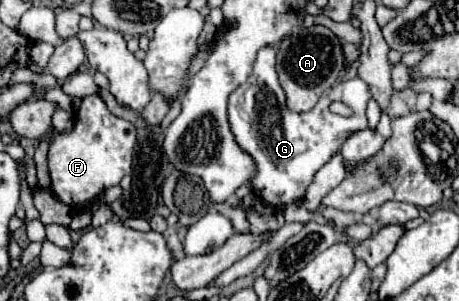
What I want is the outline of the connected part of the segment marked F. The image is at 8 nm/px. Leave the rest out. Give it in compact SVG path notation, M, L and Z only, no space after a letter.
M100 95L84 97L74 117L72 133L60 133L50 143L48 169L52 193L74 211L80 211L90 201L98 199L106 187L118 185L122 177L132 171L136 129L130 121L112 115Z

